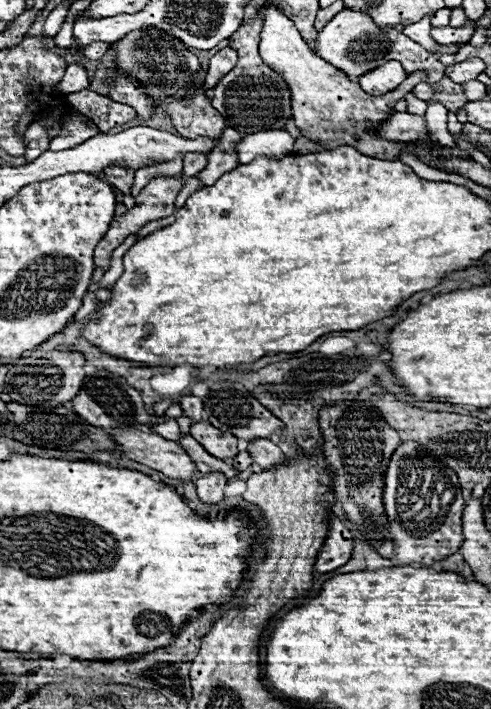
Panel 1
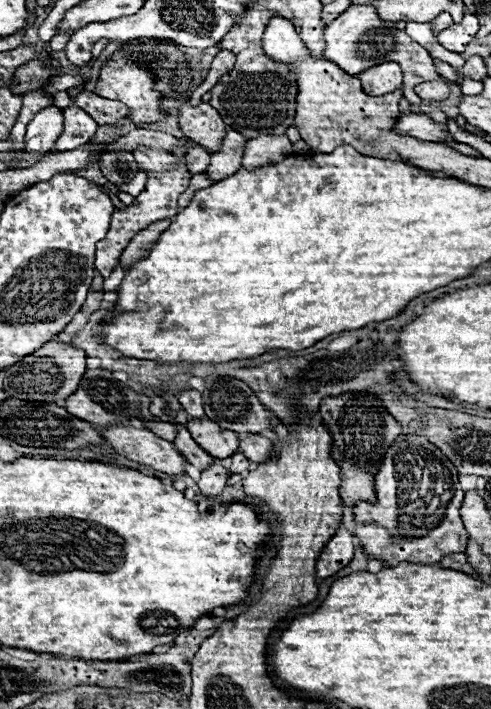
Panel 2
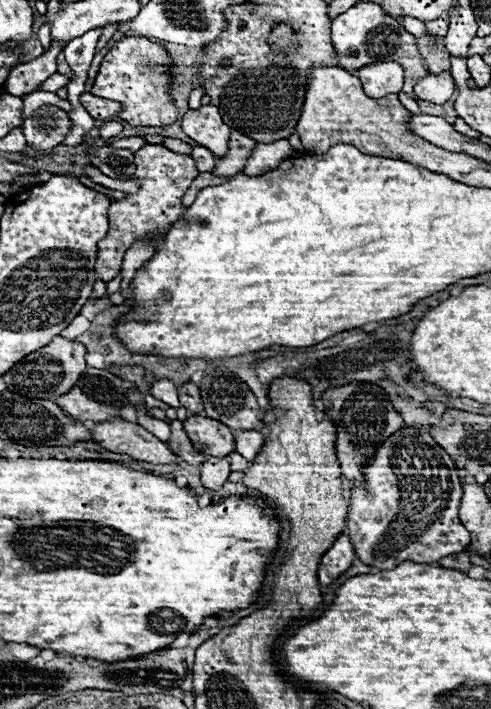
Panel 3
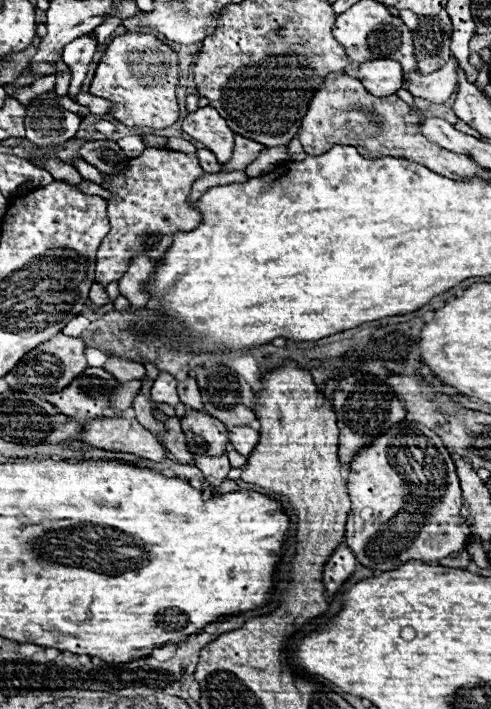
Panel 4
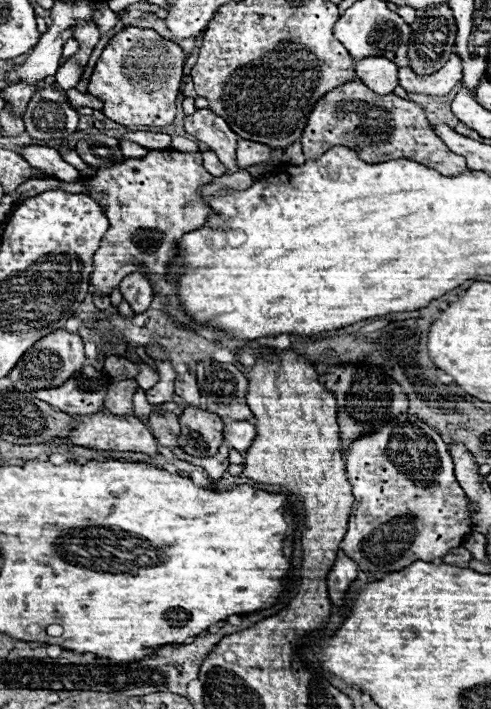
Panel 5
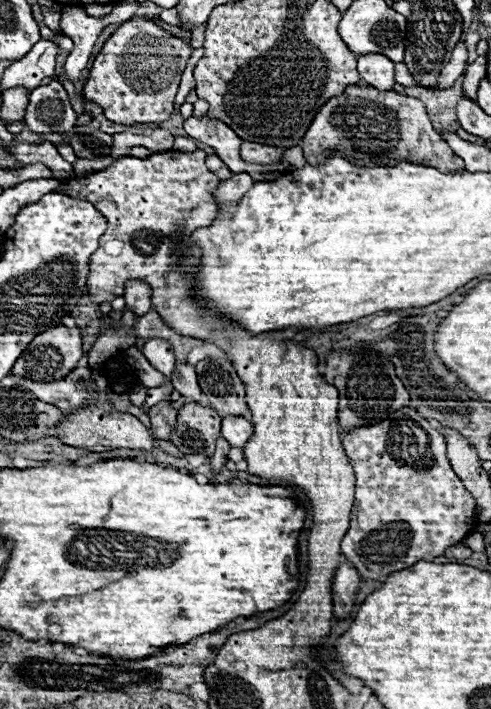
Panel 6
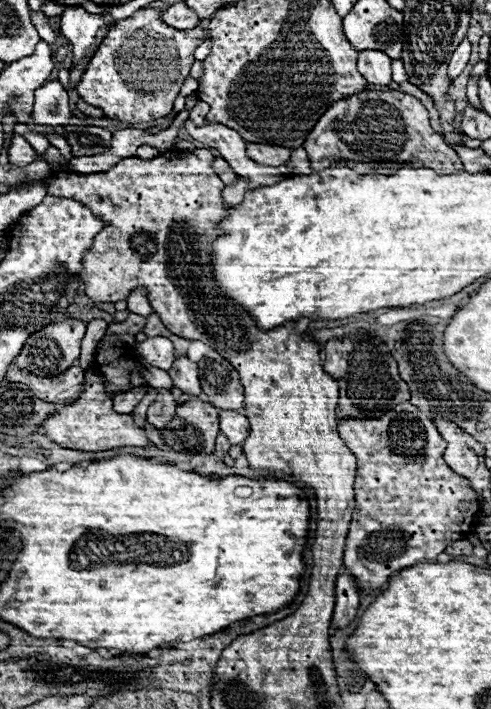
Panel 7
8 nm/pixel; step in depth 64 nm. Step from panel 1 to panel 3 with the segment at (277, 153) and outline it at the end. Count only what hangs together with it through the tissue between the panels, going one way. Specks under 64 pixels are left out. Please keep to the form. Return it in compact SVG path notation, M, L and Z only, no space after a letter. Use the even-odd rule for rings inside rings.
M278 140L272 144L258 144L248 160L248 176L258 176L262 172L268 172L270 168L276 168L282 160L290 158L294 152L288 144L288 140Z

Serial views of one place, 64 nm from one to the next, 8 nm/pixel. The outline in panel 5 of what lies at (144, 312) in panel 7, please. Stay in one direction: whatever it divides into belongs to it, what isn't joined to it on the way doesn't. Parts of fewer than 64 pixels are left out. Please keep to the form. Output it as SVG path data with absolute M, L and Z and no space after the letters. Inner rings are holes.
M138 270L138 272L132 272L130 276L126 276L120 284L120 292L124 296L124 300L132 306L132 310L136 314L142 314L146 312L146 308L150 308L150 302L152 302L152 286L150 282L146 280L144 272Z

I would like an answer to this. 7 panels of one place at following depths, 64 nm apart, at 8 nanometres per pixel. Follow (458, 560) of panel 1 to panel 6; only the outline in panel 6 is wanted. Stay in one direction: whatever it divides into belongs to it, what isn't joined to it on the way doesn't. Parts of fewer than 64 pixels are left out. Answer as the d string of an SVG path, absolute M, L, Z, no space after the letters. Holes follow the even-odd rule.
M458 542L458 544L452 544L444 556L448 556L450 560L464 560L472 556L472 550L464 542Z

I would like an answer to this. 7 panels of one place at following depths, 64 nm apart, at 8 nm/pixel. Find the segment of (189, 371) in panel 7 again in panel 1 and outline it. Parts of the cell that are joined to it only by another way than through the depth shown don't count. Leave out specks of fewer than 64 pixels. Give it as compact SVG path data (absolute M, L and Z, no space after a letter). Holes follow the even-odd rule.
M192 394L180 396L180 406L182 406L184 414L192 418L192 422L202 422L206 418L204 408L202 408L202 400L198 396L192 396Z

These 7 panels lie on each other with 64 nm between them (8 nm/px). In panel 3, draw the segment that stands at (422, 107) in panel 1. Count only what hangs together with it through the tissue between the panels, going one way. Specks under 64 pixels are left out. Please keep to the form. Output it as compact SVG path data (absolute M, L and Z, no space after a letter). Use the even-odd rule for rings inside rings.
M358 2L356 6L352 6L350 10L346 10L342 16L336 16L332 20L332 42L340 60L340 66L346 70L358 70L362 68L362 64L374 64L374 60L398 60L398 64L402 64L404 68L404 76L406 76L406 84L404 84L404 92L414 96L412 88L414 82L422 76L428 76L426 68L424 68L424 60L416 48L414 36L410 32L404 30L404 26L388 16L382 6L374 4L374 2Z

